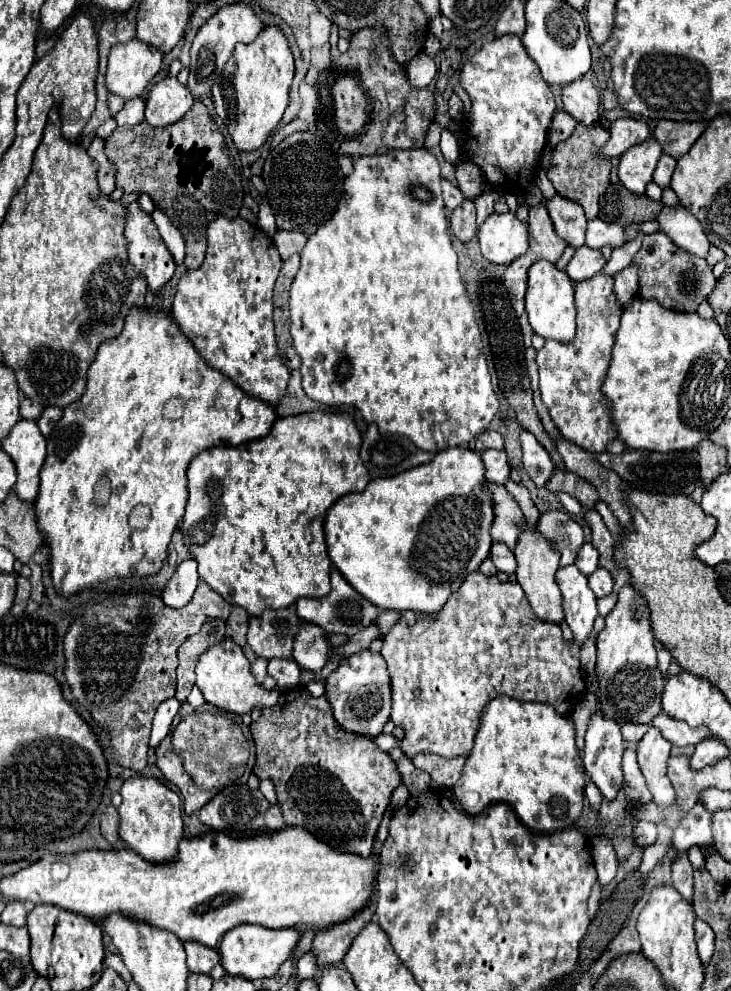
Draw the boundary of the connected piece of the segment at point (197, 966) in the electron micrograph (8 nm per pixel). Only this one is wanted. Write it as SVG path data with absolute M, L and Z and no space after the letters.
M184 942L186 948L186 956L188 956L188 970L190 972L204 972L210 974L210 970L220 964L220 956L218 950L212 950L204 944L196 944L196 942Z

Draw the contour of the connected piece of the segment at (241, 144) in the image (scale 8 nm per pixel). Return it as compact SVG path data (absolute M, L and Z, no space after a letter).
M278 26L264 28L250 44L238 44L228 60L222 80L212 86L216 114L224 120L240 152L258 150L272 134L288 106L288 90L294 78L294 58Z

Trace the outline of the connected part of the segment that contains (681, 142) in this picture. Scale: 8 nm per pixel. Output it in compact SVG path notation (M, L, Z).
M658 120L654 128L654 138L662 144L664 154L672 158L680 158L690 150L690 146L700 138L706 130L708 122L672 122Z

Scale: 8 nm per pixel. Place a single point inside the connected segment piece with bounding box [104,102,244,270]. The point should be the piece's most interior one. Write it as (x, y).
(190, 165)

